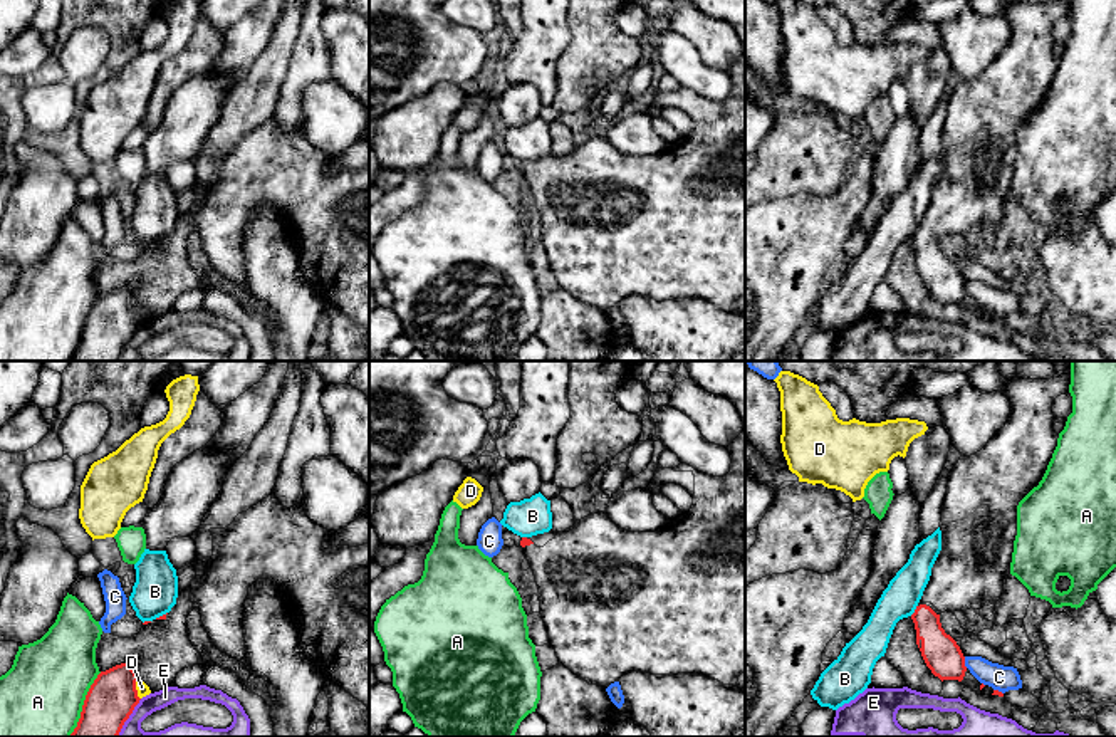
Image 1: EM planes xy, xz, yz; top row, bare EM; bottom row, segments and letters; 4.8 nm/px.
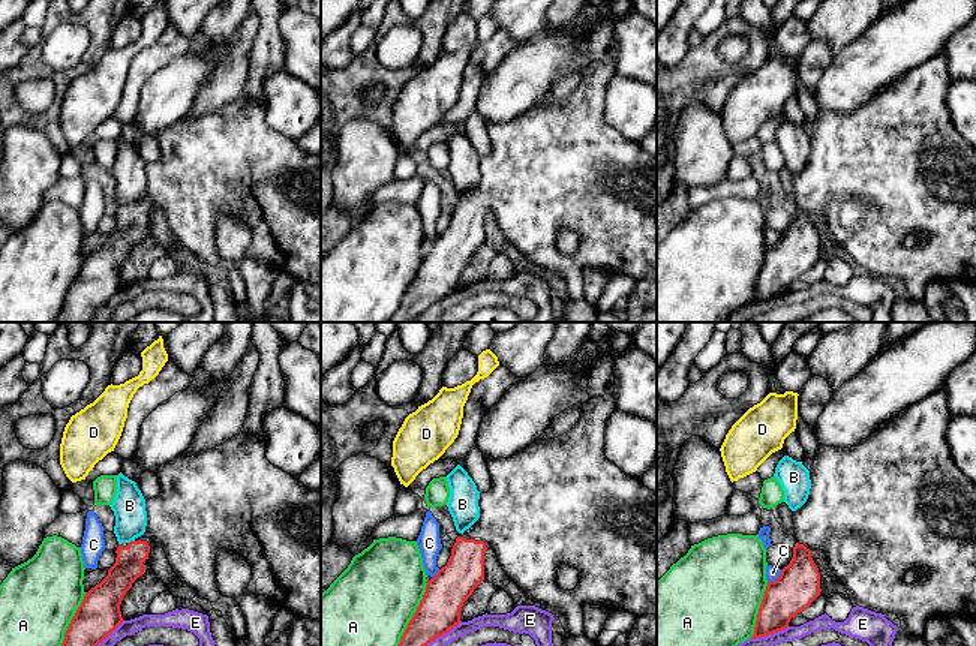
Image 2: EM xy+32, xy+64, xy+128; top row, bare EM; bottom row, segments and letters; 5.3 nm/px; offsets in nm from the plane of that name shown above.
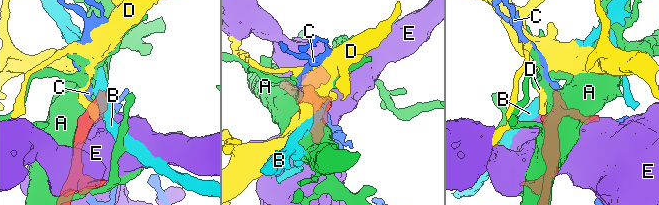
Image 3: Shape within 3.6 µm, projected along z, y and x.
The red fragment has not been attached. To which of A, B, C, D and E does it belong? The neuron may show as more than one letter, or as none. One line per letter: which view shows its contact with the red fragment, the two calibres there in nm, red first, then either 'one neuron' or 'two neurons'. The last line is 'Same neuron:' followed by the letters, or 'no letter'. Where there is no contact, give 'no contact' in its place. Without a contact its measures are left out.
A: xy | 240/400 nm | two neurons
B: yz | 180/170 nm | two neurons
C: yz | 180/120 nm | two neurons
D: xy | 240/60 nm | two neurons
E: xy | 240/120 nm | two neurons
Same neuron: no letter

